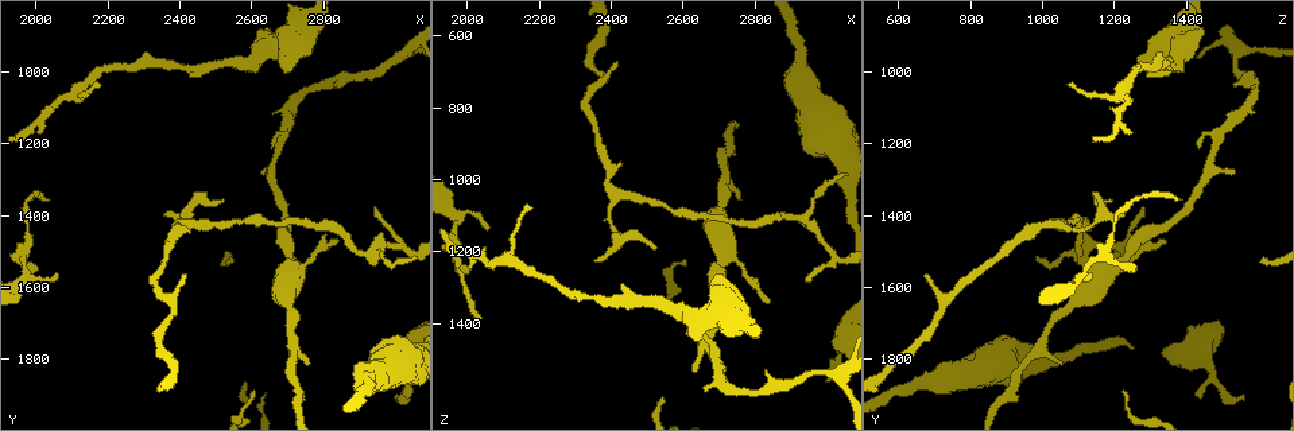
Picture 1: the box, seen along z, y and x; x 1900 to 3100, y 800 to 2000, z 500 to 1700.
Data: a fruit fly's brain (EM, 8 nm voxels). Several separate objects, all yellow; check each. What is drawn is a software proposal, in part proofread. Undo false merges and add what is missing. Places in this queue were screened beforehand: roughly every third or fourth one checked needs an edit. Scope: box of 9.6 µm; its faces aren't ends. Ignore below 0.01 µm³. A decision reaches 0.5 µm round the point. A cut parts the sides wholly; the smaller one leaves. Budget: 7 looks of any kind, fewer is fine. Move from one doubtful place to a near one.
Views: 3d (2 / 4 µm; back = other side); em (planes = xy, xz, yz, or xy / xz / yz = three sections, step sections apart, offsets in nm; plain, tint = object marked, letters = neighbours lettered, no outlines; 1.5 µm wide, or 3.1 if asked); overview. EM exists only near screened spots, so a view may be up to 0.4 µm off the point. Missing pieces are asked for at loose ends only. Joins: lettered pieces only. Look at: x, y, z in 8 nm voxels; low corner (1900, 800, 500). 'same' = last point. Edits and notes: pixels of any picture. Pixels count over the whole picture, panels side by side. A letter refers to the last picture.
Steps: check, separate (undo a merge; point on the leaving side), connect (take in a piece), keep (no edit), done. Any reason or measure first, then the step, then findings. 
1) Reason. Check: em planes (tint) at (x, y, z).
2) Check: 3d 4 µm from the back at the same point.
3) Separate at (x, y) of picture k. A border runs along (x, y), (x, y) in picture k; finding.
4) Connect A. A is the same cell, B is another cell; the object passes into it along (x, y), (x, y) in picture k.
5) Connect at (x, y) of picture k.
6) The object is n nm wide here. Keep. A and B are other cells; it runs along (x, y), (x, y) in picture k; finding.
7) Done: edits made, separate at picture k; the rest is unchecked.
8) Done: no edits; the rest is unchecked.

An open end. Check: 3d 2 µm at (3000, 1890, 1570).

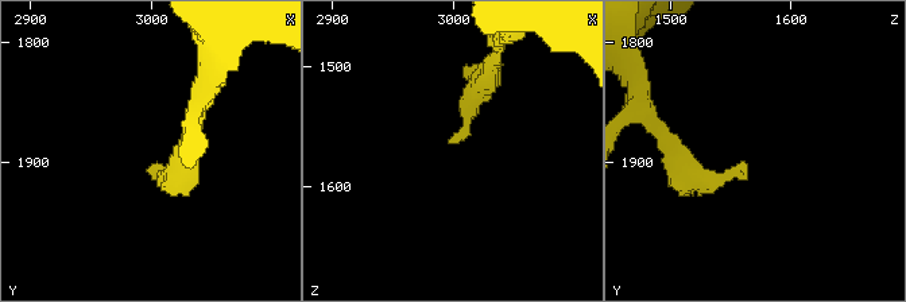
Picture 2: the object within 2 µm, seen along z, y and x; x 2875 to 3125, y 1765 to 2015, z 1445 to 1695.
Check: em planes (letters) at (2998, 1902, 1566).

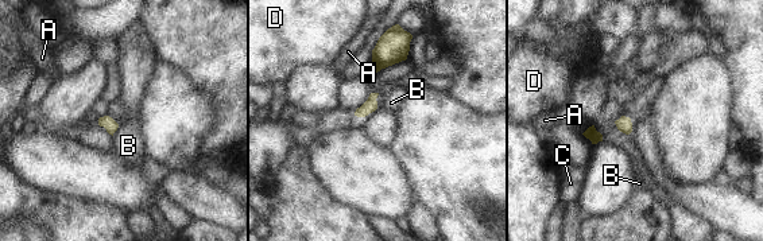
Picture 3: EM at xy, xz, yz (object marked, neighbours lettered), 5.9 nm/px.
The longest contact is with B, 50 nm. Keep. A, B, C and D are other cells; a border runs along (117, 129), (112, 135) in picture 3; no lettered piece goes on from it.

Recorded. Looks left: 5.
Thick end. Check: em planes (letters) at (2700, 1000, 1280).

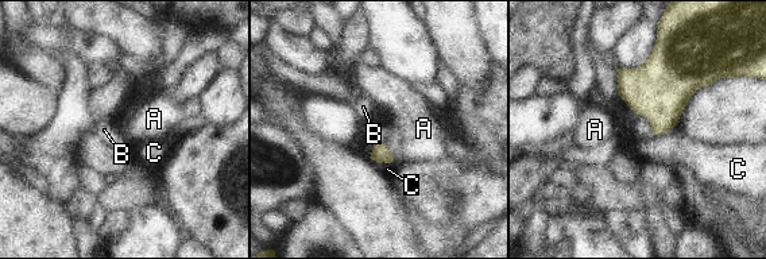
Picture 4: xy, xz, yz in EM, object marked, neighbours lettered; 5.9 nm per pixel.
Keep. A, B and C are other cells; a border runs along (383, 143), (393, 159), (376, 163) in picture 4; no lettered piece goes on from it.

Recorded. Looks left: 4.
Thin end. Check: em xy step 8 (letters) at (2160, 1040, 1080).

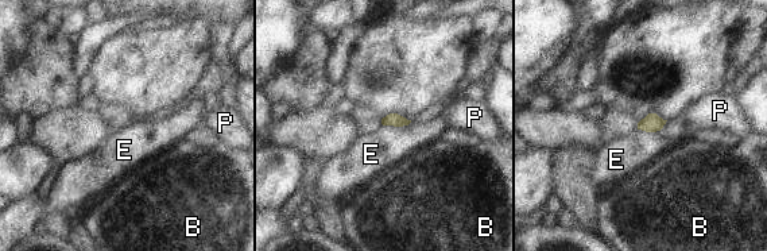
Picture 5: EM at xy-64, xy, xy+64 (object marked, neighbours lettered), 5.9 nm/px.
The longest contact is with E, 190 nm. Keep. B, E and P are other cells; a border runs along (411, 120), (403, 126), (382, 124) in picture 5; none of them fits.

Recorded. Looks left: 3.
Done: no edits; the rest is unchecked.

